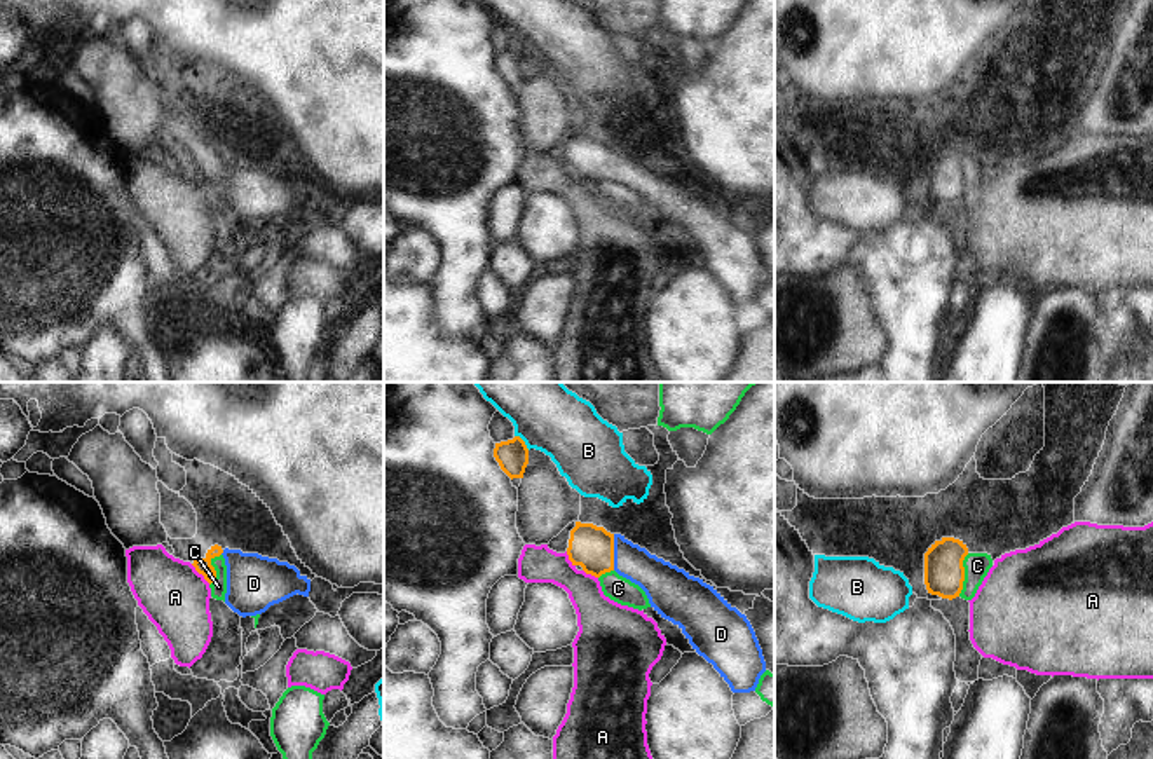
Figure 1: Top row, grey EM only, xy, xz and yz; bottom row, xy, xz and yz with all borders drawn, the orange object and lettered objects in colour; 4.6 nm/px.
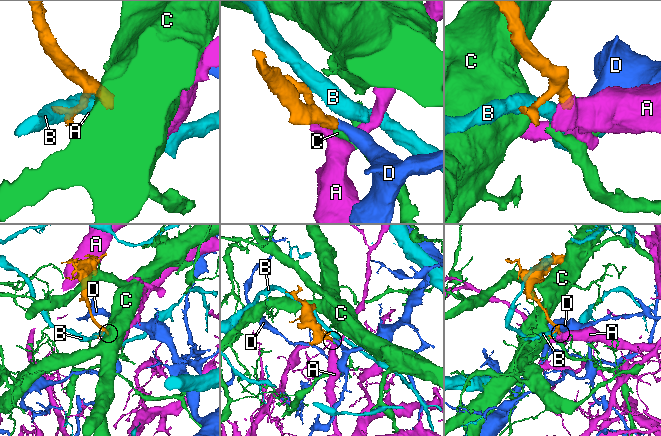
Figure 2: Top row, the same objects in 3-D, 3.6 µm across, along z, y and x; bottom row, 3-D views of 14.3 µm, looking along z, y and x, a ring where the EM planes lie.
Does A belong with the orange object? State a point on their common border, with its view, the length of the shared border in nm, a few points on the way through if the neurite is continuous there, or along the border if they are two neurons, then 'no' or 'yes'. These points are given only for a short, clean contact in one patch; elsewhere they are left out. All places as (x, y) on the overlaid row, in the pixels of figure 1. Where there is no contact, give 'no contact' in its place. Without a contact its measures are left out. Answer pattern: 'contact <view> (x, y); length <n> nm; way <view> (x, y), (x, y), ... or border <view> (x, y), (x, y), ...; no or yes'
contact xy (201, 573); length 130 nm; border xy (191, 564), (210, 583); no

